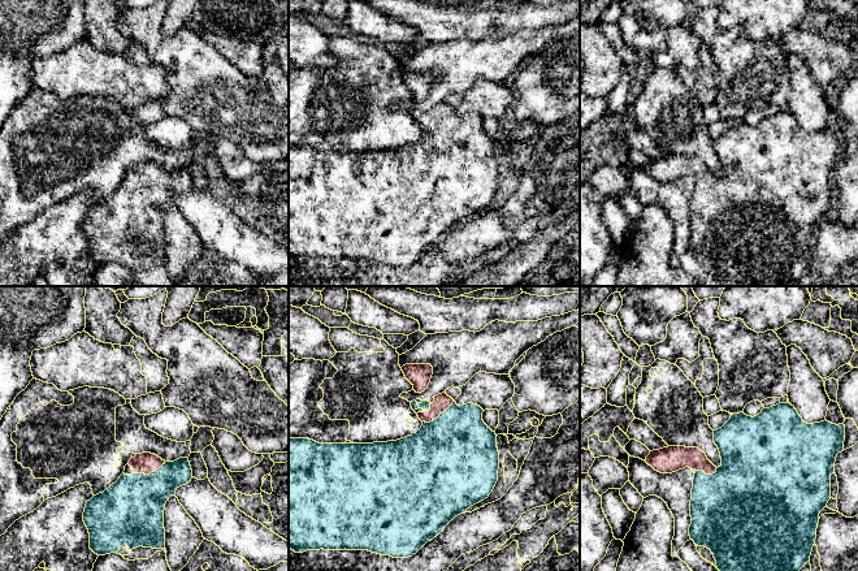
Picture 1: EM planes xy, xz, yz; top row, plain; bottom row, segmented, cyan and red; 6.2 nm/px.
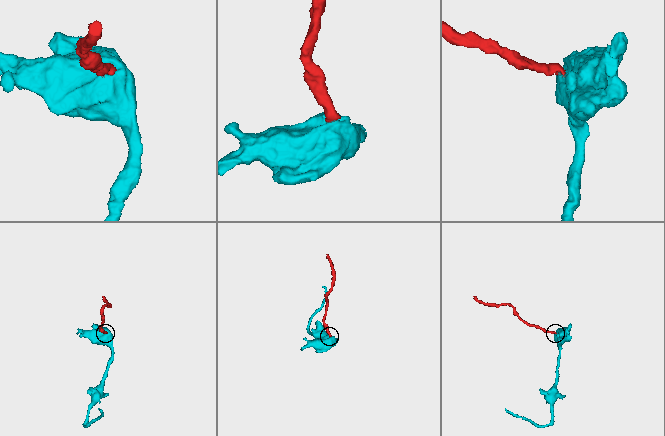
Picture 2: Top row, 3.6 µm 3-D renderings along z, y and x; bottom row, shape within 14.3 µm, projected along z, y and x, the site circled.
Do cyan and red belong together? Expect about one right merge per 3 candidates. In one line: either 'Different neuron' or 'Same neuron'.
Same neuron

